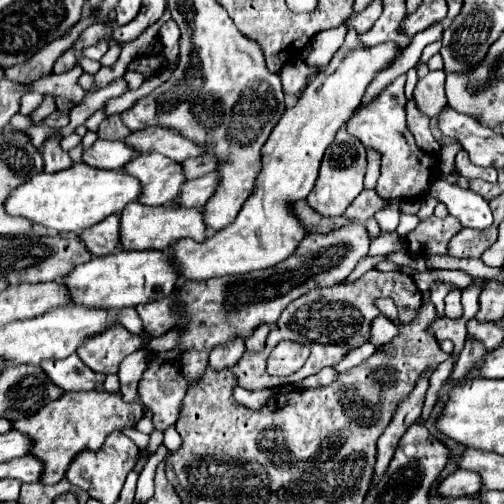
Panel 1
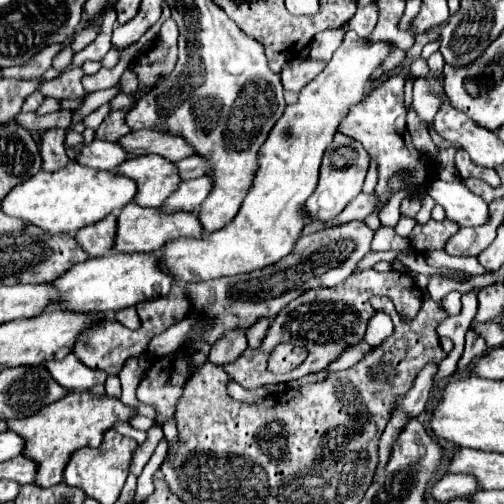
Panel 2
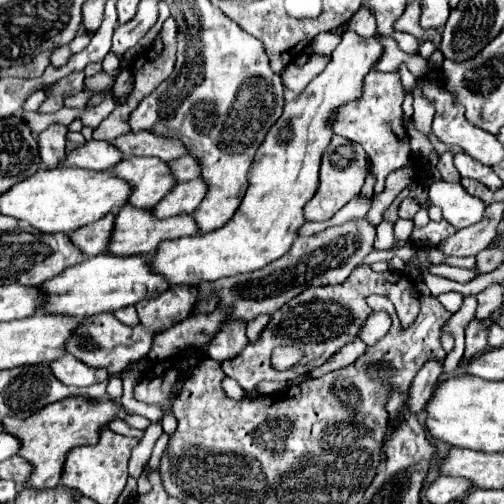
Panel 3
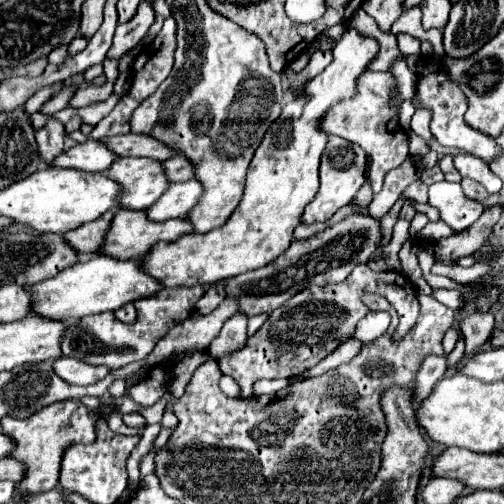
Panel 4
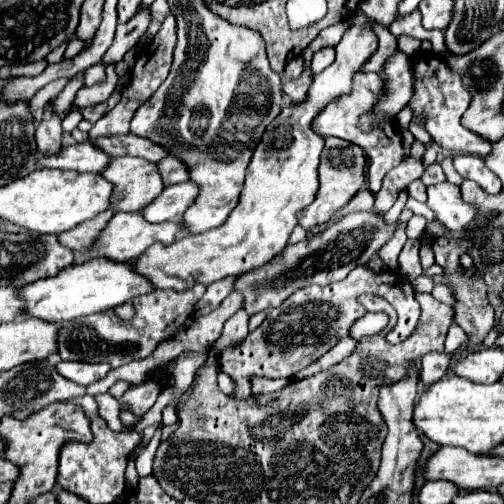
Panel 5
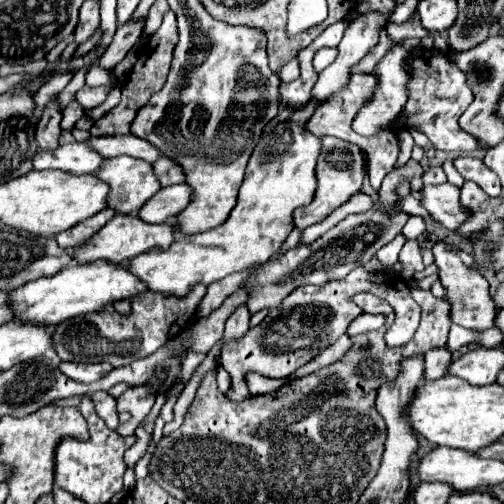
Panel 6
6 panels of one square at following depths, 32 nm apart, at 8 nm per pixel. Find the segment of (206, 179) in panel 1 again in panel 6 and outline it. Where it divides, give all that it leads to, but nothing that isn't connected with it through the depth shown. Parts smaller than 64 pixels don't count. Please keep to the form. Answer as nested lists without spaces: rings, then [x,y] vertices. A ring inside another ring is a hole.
[[[186,182],[162,188],[152,200],[148,200],[148,204],[144,204],[144,208],[140,208],[138,216],[152,224],[176,224],[180,212],[190,204],[192,194],[192,186]]]

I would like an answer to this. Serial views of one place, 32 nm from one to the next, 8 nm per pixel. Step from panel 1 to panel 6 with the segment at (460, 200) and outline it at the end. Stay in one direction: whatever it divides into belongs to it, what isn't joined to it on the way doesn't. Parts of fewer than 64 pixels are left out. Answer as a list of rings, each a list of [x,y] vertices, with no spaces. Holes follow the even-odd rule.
[[[450,182],[438,186],[424,186],[422,194],[422,204],[430,212],[432,220],[440,222],[450,232],[458,230],[472,216],[472,212],[460,202],[460,188]]]

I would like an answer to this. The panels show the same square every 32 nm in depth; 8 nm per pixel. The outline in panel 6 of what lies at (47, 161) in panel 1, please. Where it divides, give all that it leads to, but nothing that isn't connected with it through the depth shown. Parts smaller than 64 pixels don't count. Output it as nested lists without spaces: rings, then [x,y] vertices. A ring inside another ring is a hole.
[[[50,100],[44,108],[44,114],[36,126],[36,142],[38,148],[42,150],[56,150],[60,146],[60,120],[62,120],[62,112],[58,108],[56,100]]]

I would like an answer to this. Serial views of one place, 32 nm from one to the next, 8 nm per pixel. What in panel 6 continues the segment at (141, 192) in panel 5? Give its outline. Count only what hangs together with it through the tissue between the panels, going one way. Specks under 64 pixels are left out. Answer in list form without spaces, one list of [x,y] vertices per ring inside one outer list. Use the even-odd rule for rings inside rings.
[[[132,156],[108,158],[104,162],[104,168],[100,168],[100,172],[96,172],[96,176],[100,176],[100,180],[110,184],[112,192],[108,194],[108,206],[122,214],[136,214],[162,188],[158,182],[158,176],[154,174],[152,164],[146,160],[140,160],[140,158],[132,158]]]

